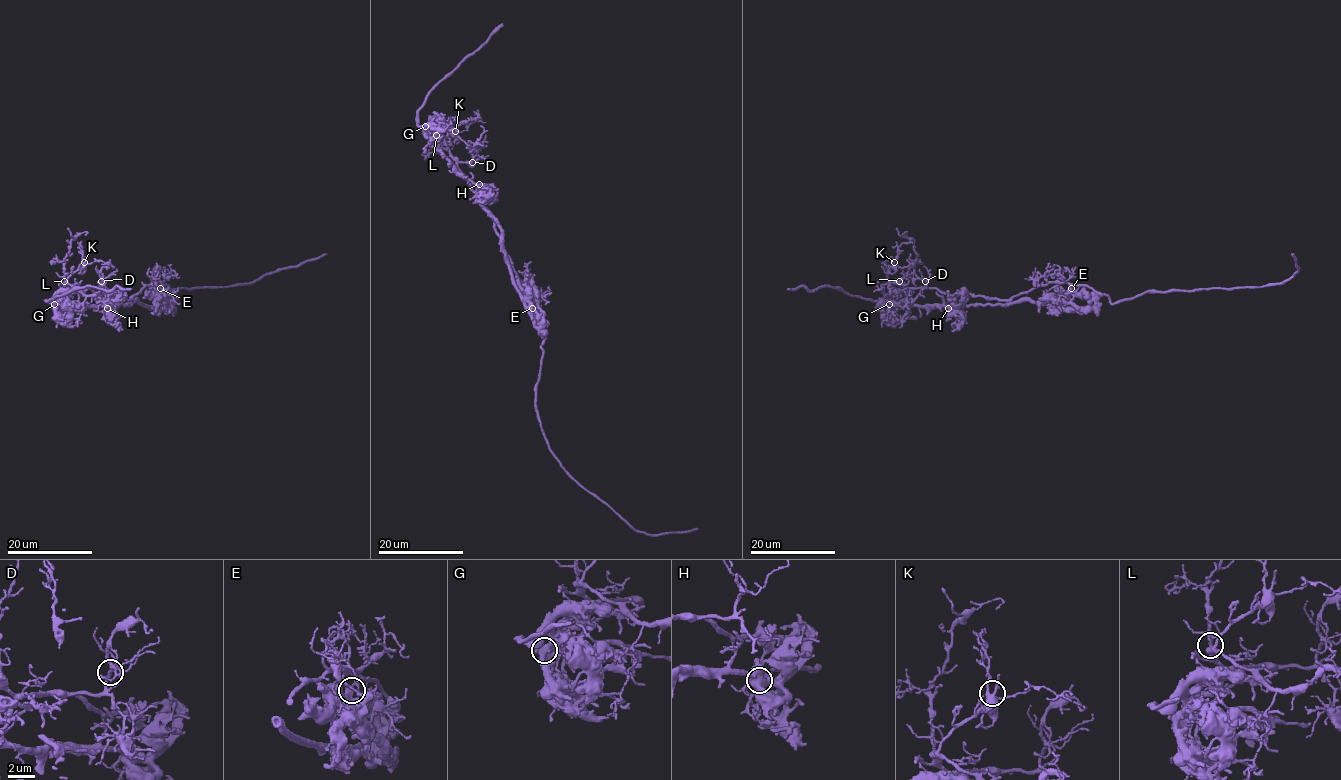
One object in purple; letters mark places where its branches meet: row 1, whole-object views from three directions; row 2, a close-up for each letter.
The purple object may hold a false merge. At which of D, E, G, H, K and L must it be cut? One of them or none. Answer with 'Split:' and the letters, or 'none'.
Split: E

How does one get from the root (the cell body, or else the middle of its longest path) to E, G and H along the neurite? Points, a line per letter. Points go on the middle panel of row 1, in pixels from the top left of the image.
E: (525, 304), (526, 291), (531, 291), (529, 305), (532, 308)
G: (525, 304), (503, 248), (501, 226), (480, 201), (478, 188), (465, 179), (436, 148), (425, 126)
H: (525, 304), (503, 248), (501, 226), (480, 201), (479, 184)

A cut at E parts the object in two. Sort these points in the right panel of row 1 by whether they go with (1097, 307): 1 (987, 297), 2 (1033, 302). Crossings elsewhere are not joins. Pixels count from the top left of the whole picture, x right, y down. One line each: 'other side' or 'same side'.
1: other side
2: same side

